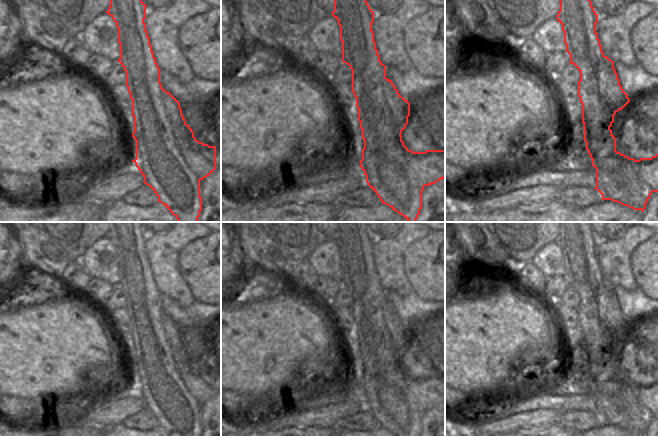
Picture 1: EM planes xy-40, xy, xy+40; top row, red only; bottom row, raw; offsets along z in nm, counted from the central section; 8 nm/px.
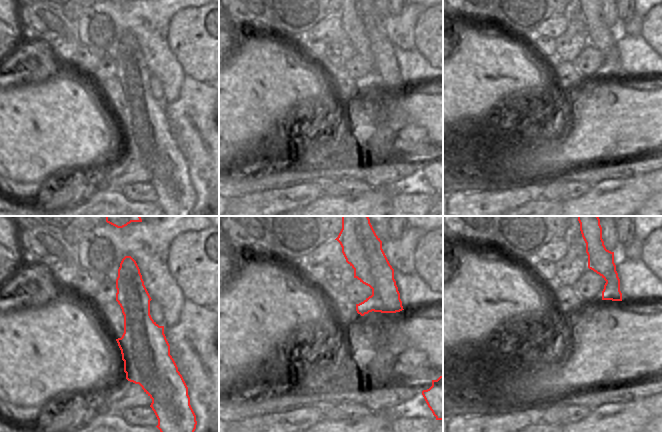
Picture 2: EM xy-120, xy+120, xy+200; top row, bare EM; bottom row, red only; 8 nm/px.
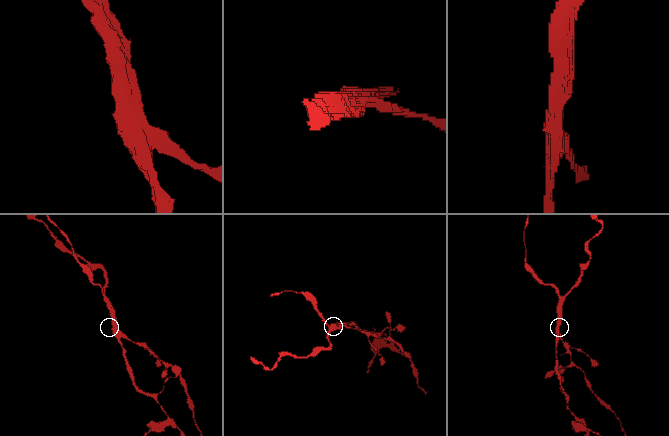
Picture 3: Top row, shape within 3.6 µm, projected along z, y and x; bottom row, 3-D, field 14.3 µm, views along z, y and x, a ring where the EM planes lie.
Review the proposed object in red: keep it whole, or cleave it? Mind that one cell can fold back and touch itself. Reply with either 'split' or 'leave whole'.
split

